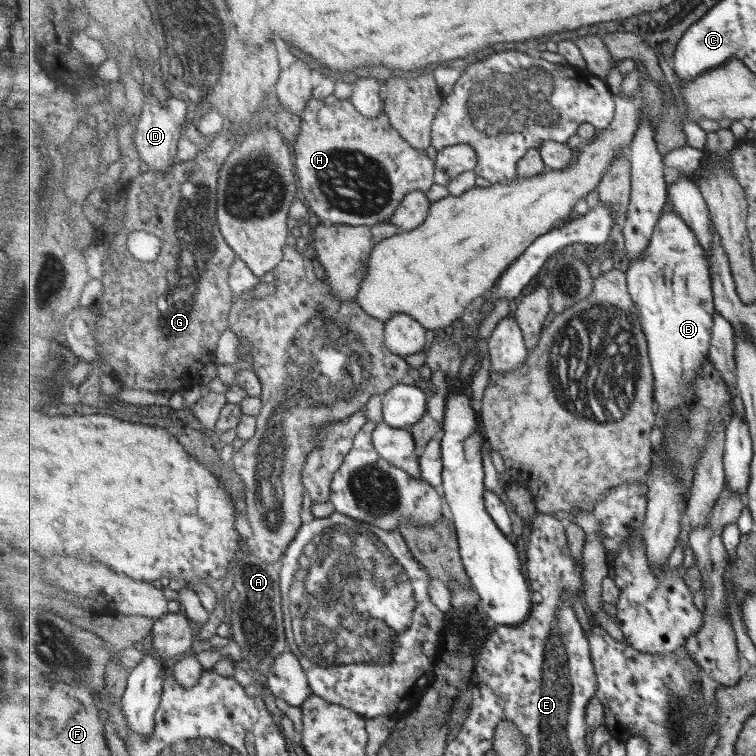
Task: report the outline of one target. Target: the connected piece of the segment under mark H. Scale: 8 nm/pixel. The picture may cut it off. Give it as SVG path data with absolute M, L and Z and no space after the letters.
M331 95L323 101L319 101L317 98L308 103L302 118L302 126L300 127L300 136L297 137L292 143L292 148L296 155L296 170L299 172L299 188L304 197L309 202L309 208L321 219L324 223L330 223L335 225L351 225L351 226L373 226L375 224L384 223L394 216L395 210L399 208L399 204L403 203L407 194L415 191L426 191L435 183L435 162L429 160L429 156L424 151L413 148L405 138L399 135L399 132L395 128L391 127L389 118L386 116L386 112L382 112L382 116L377 119L367 119L362 112L355 109L355 106L350 99L345 101L337 100L335 96Z

